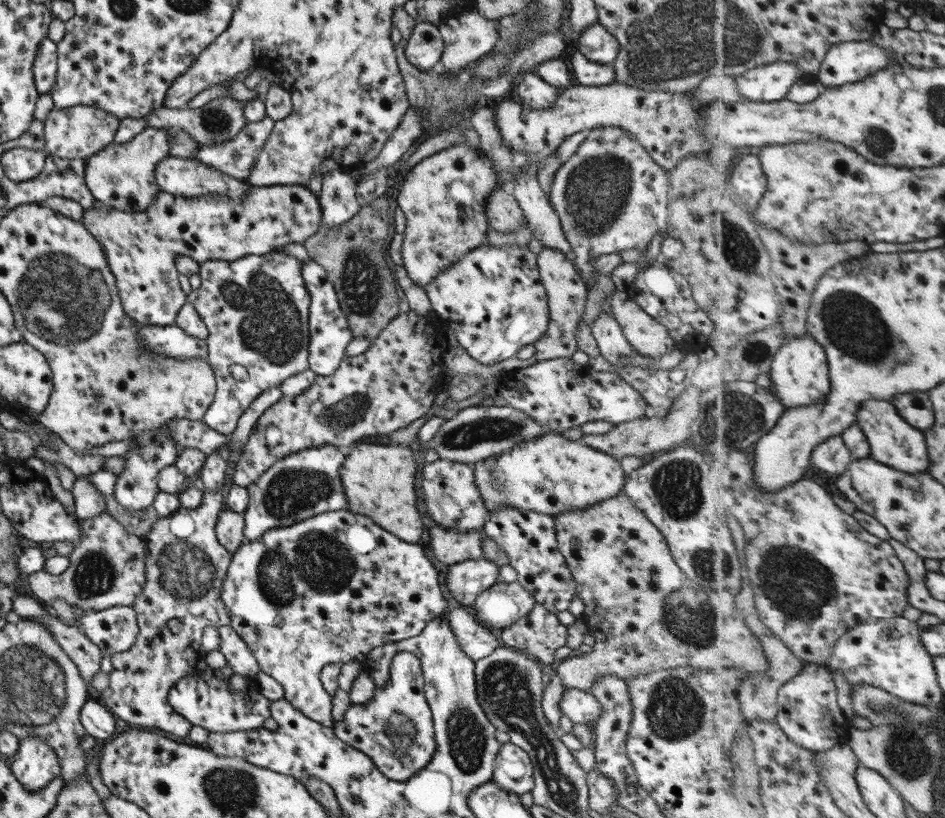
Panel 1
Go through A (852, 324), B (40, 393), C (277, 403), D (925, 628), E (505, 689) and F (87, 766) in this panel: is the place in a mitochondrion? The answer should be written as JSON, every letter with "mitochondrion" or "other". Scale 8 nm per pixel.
{"A":"mitochondrion","B":"other","C":"other","D":"other","E":"mitochondrion","F":"other"}

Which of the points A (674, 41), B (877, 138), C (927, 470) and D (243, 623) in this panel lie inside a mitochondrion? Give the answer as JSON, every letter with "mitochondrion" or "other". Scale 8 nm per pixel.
{"A":"mitochondrion","B":"mitochondrion","C":"other","D":"other"}

